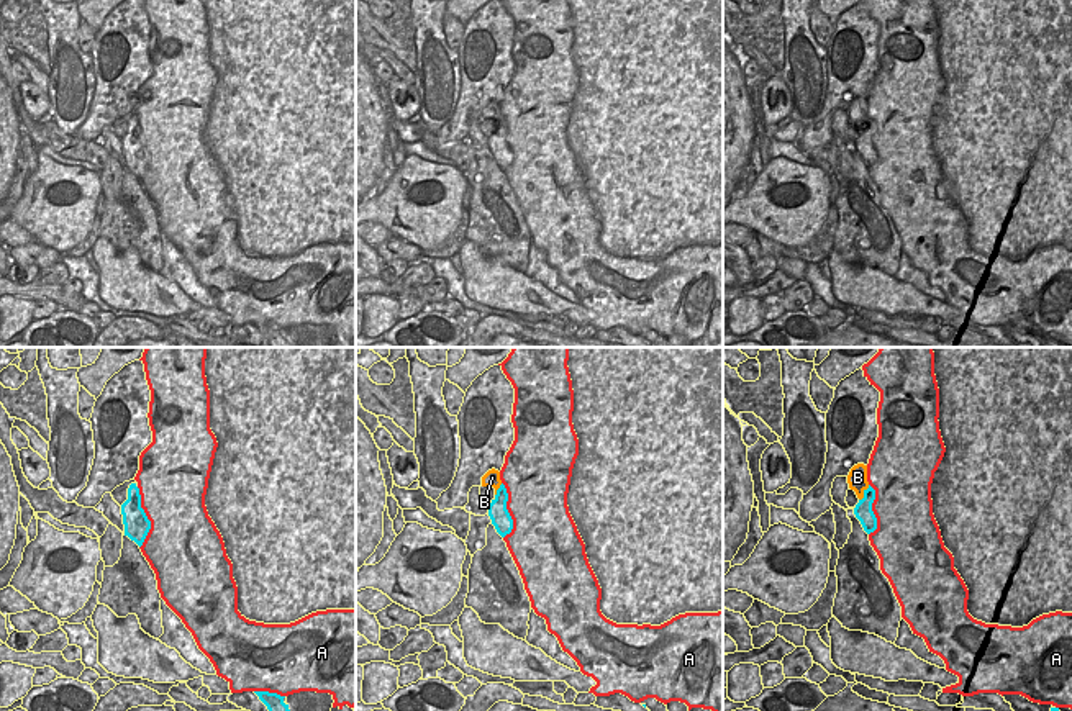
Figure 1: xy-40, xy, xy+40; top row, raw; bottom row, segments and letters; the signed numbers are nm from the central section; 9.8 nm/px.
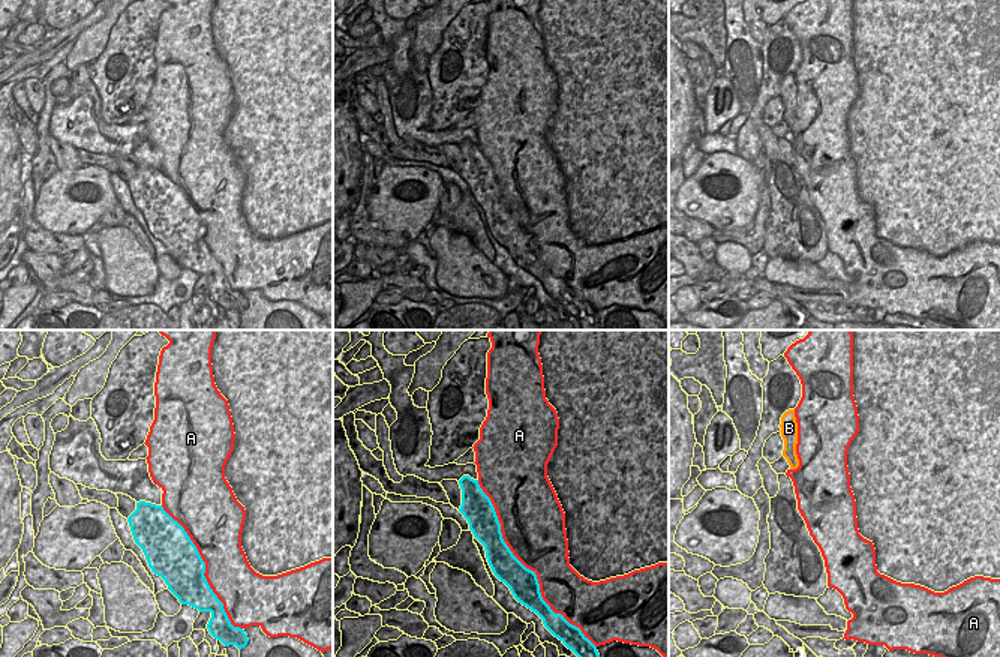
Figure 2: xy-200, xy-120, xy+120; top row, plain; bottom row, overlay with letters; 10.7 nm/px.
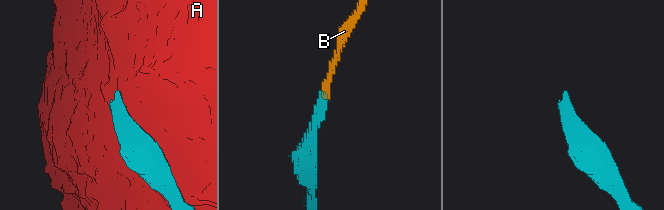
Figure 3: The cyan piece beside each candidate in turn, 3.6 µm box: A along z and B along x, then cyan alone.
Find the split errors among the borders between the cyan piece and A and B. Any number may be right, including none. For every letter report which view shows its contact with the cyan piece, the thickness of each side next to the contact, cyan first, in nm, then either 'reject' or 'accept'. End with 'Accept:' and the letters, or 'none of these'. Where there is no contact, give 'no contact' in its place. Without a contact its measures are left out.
A: xy-40 | 260/480 nm | reject
B: xy+40 | 170/190 nm | accept
Accept: B

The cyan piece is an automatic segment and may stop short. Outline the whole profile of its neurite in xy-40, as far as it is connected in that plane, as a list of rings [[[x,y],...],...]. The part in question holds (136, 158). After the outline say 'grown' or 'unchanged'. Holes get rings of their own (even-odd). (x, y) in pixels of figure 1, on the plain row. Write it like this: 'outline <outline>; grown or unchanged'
outline [[[131,116],[128,121],[128,133],[121,138],[121,147],[125,169],[128,169],[141,180],[151,162],[151,154],[141,141],[141,128],[136,116]]]; unchanged

